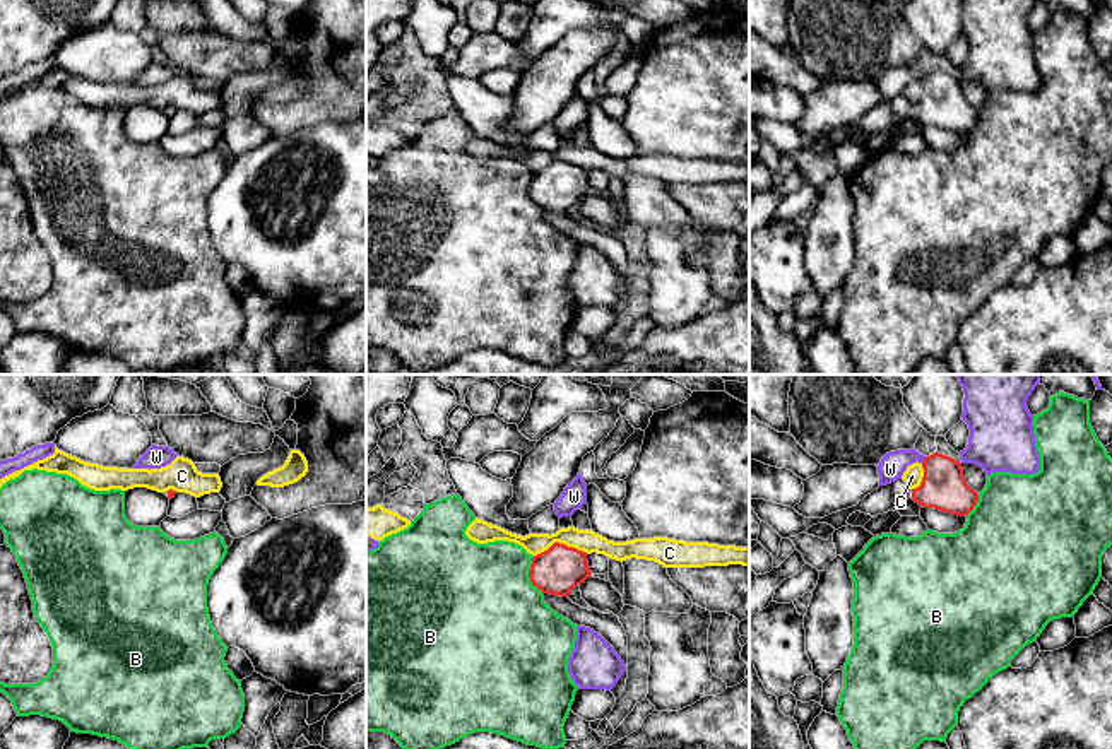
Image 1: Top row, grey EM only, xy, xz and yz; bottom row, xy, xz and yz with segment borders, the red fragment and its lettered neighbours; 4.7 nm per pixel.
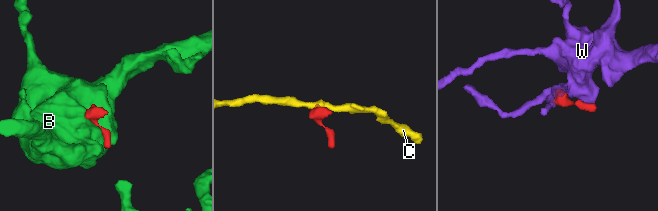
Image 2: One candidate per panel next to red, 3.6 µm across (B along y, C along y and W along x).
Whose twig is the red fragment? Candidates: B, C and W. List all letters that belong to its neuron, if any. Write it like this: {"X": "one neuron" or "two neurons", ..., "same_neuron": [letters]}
{"B": "two neurons", "C": "two neurons", "W": "two neurons", "same_neuron": []}

